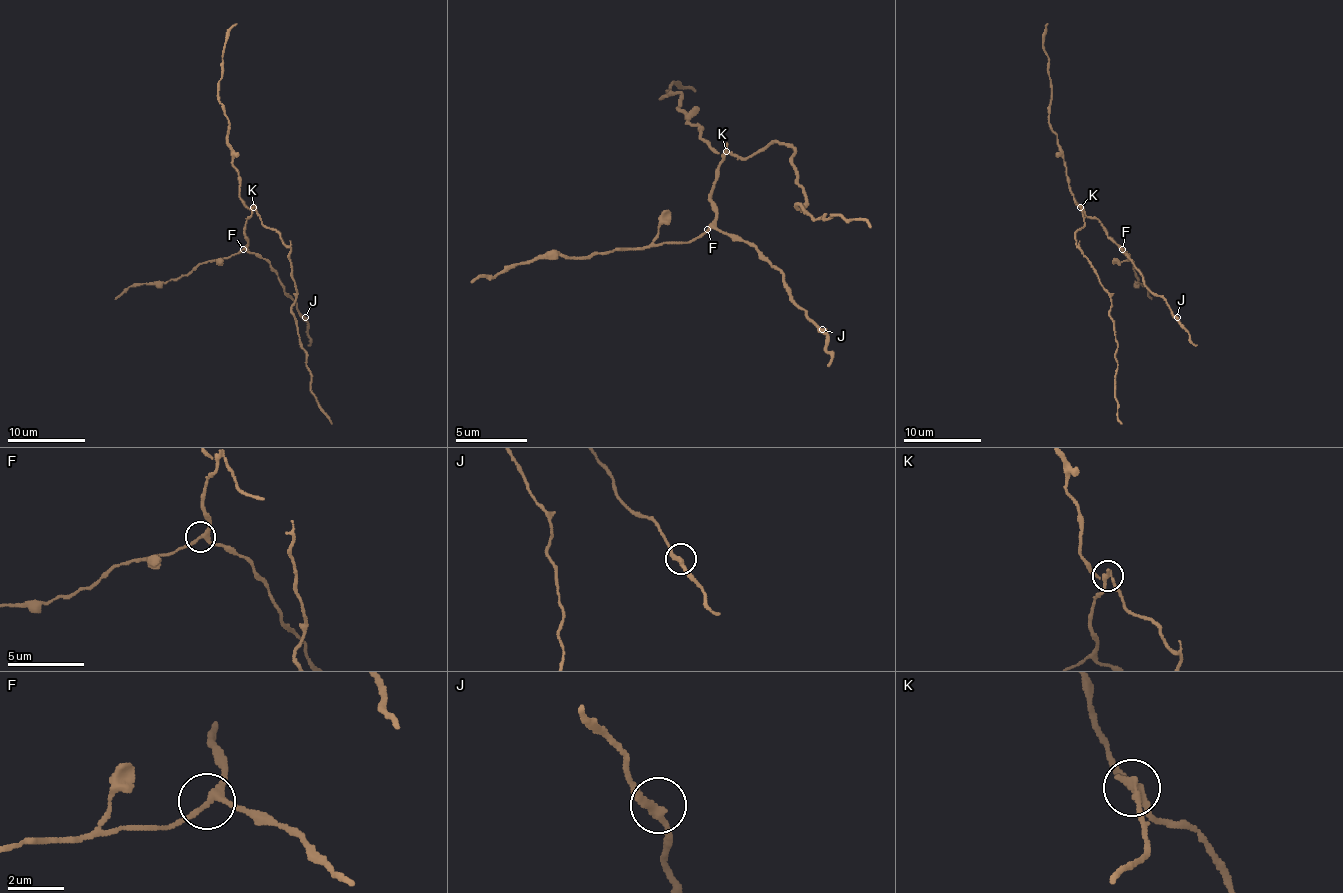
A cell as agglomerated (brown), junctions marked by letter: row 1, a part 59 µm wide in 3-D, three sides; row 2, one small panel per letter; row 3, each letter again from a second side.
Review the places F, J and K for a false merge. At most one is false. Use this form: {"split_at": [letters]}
{"split_at": ["K"]}

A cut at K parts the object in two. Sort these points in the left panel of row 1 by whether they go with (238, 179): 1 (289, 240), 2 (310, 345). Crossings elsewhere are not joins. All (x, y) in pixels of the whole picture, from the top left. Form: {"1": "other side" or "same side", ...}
{"1": "other side", "2": "same side"}

